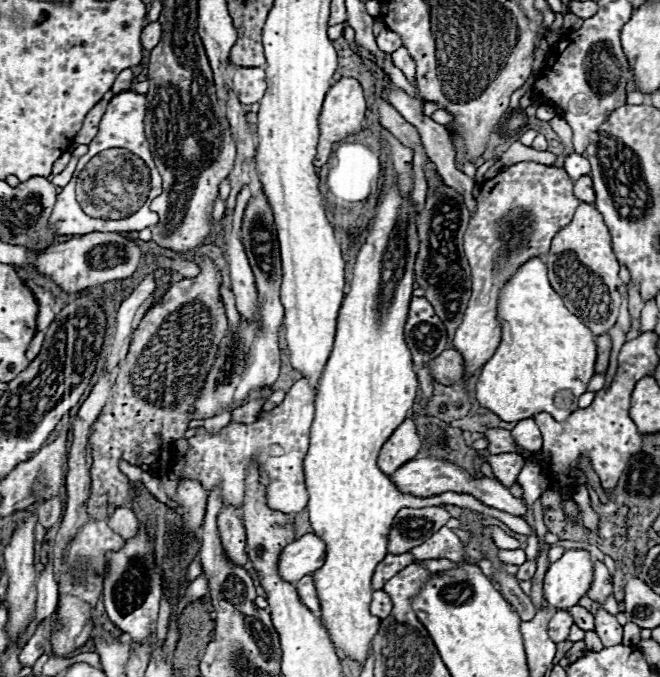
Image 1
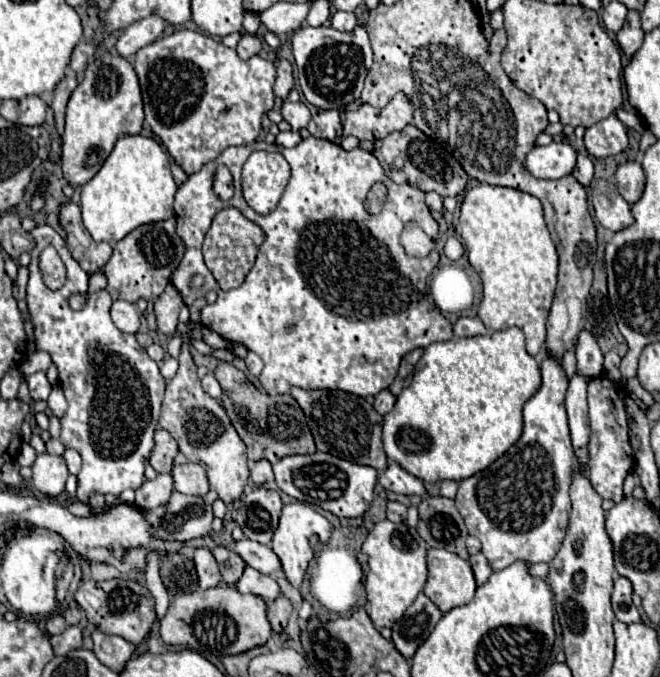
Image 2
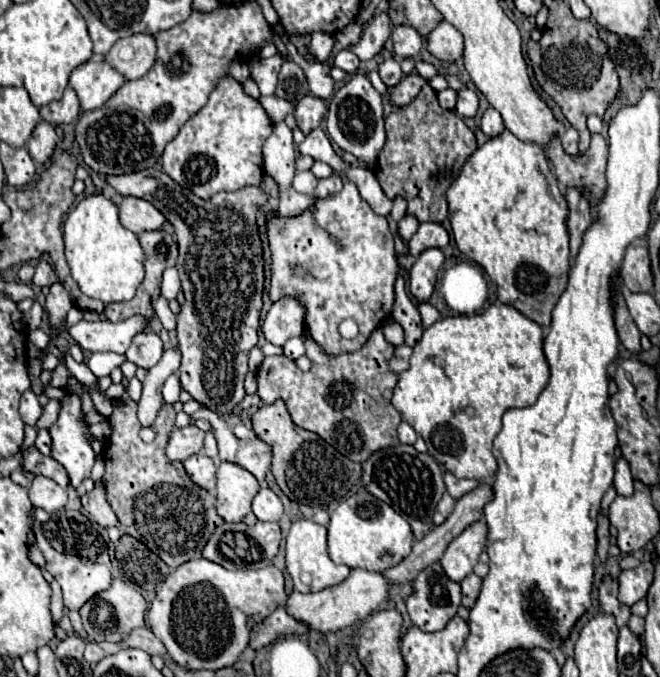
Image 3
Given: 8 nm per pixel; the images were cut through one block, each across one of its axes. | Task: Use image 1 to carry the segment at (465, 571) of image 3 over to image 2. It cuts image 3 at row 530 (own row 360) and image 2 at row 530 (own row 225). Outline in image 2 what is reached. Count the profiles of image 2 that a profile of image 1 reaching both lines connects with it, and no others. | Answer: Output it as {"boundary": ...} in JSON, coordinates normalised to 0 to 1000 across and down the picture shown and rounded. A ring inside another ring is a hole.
{"boundary":[[[827,520],[821,538],[821,570],[794,597],[794,638],[788,650],[733,697],[724,697],[697,712],[691,730],[691,750],[697,753],[709,786],[730,801],[730,818],[748,842],[761,842],[785,827],[791,830],[833,830],[852,806],[852,792],[858,789],[858,774],[864,774],[864,709],[870,700],[873,674],[861,638],[858,614],[858,567],[861,555],[855,549],[852,532]]]}

